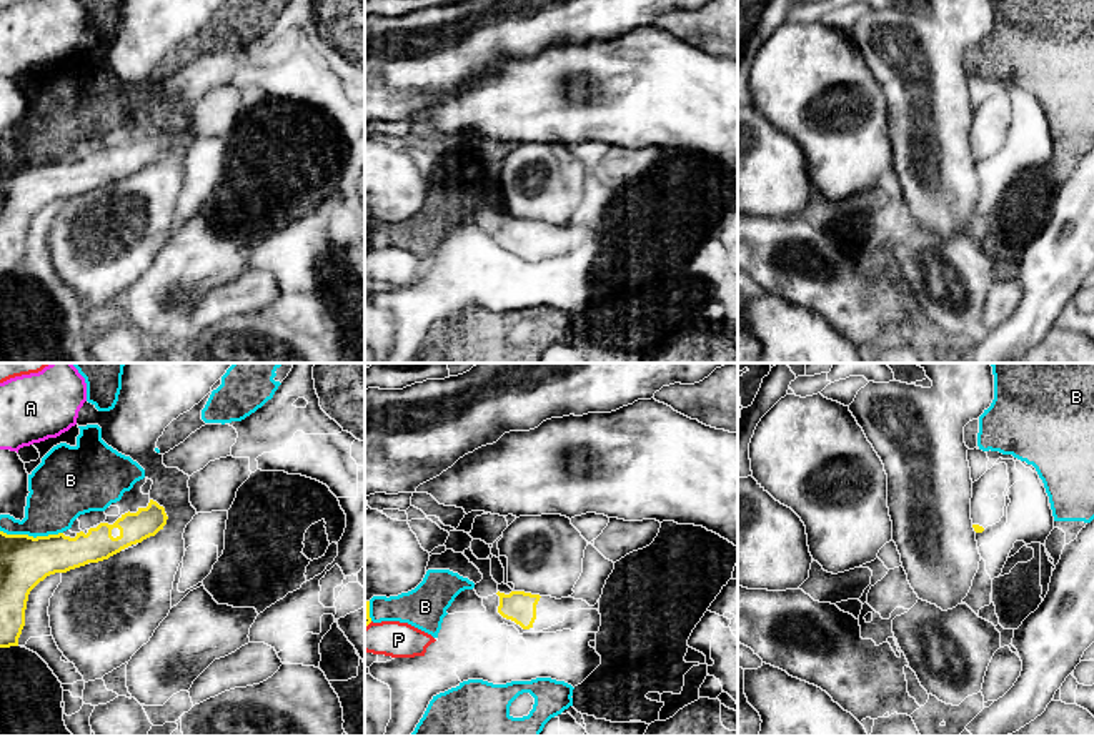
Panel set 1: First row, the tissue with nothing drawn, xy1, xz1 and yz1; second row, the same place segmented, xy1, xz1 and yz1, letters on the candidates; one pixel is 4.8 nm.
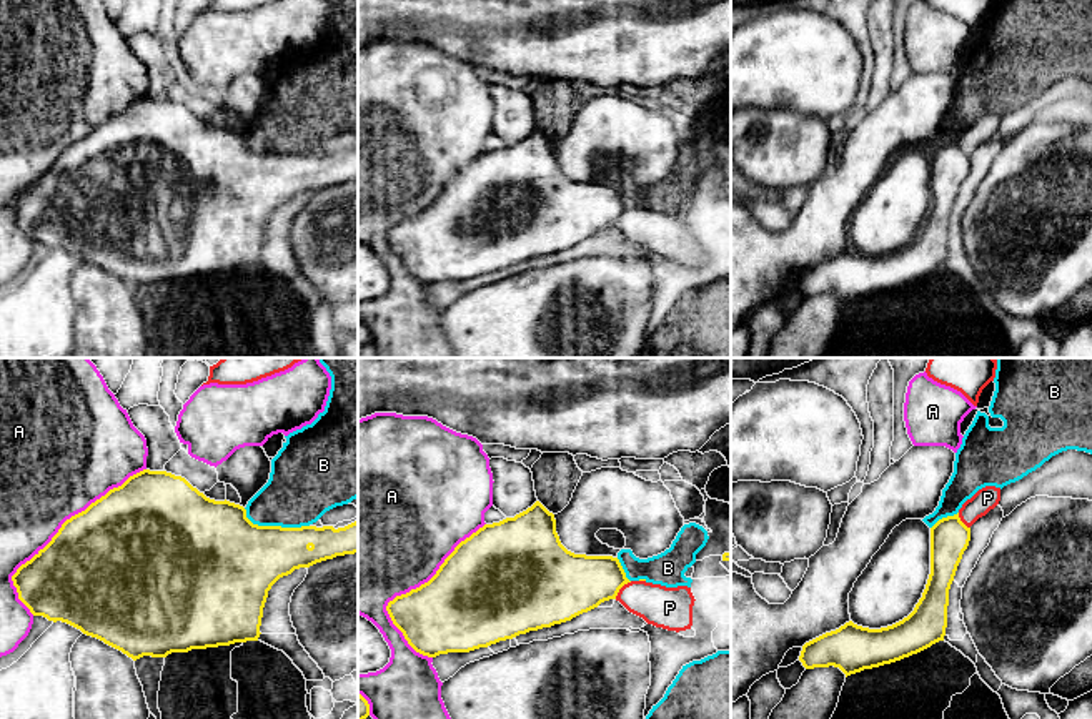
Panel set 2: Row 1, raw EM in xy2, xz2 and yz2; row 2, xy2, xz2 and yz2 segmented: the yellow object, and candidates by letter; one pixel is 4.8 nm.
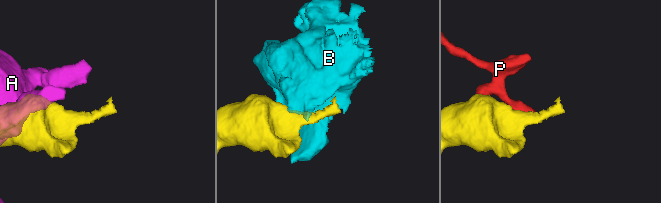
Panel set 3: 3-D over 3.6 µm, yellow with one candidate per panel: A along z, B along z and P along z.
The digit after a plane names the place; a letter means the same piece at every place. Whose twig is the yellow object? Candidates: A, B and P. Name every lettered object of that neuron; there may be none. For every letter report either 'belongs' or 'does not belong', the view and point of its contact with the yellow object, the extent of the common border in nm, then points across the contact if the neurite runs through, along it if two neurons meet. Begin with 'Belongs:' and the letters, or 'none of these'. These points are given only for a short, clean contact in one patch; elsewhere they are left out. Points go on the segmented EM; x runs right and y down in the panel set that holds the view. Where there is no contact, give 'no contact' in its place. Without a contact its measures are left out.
Belongs: none of these
A: does not belong | xy2 (59, 530) | 900 nm
B: does not belong | xy2 (273, 526) | 340 nm | along xy2 (243, 508), (245, 515), (258, 525), (308, 526)
P: does not belong | xz2 (621, 586) | 120 nm

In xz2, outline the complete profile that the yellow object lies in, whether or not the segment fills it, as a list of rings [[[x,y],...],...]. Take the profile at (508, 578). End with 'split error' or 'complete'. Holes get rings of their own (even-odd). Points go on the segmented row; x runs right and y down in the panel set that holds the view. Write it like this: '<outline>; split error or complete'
[[[536,501],[514,518],[484,524],[461,541],[428,583],[396,596],[386,611],[416,652],[436,657],[571,621],[616,599],[628,583],[618,558],[568,551],[556,533],[554,514]]]; complete

